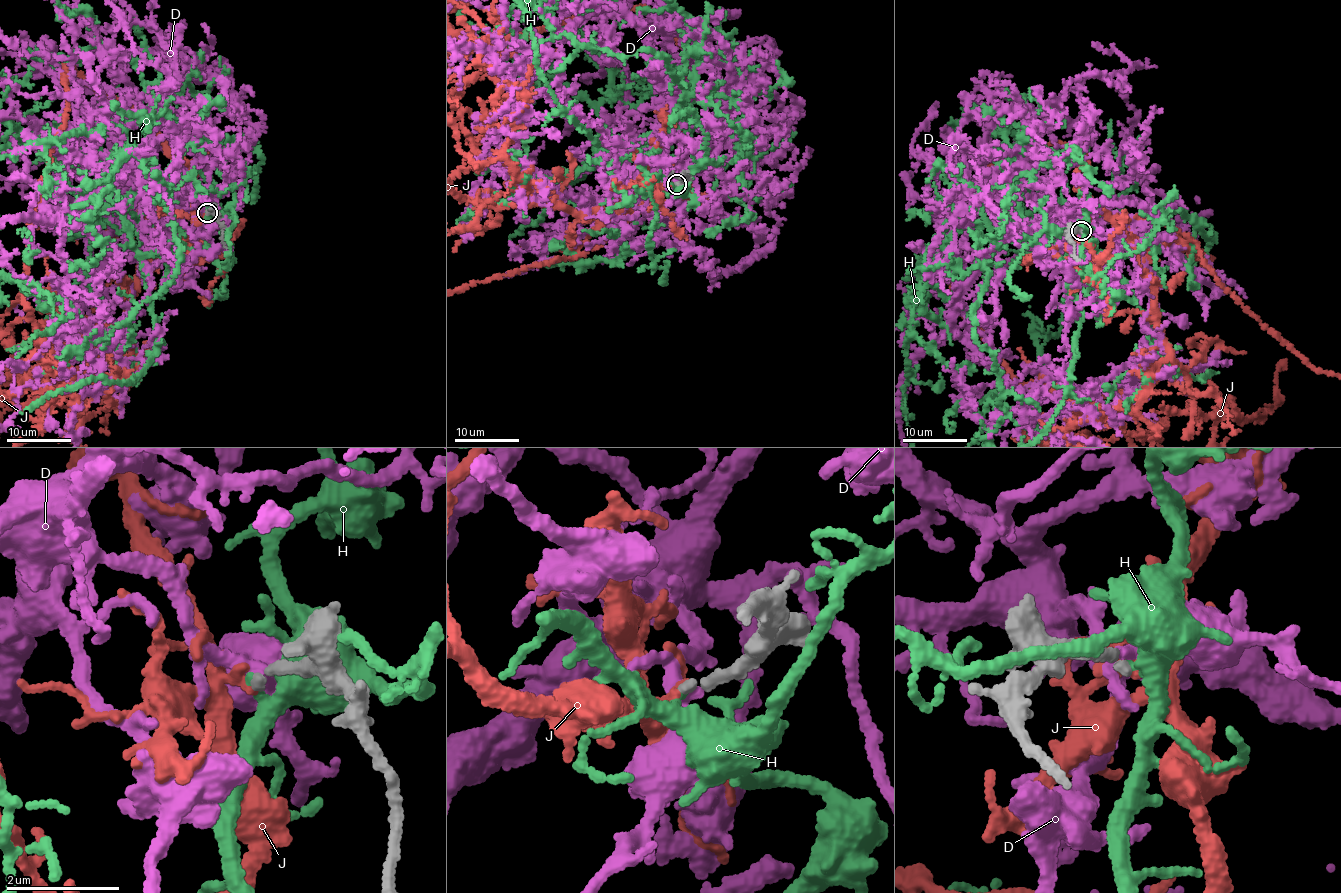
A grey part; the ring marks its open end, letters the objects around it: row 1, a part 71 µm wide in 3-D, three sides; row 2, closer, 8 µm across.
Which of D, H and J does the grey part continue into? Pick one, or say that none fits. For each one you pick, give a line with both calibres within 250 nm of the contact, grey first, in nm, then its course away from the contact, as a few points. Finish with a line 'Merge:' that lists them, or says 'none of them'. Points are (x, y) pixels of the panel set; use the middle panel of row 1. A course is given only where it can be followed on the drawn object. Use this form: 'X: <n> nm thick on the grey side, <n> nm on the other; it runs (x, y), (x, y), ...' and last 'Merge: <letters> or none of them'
D: 190 nm thick on the grey side, 190 nm on the other
Merge: D

